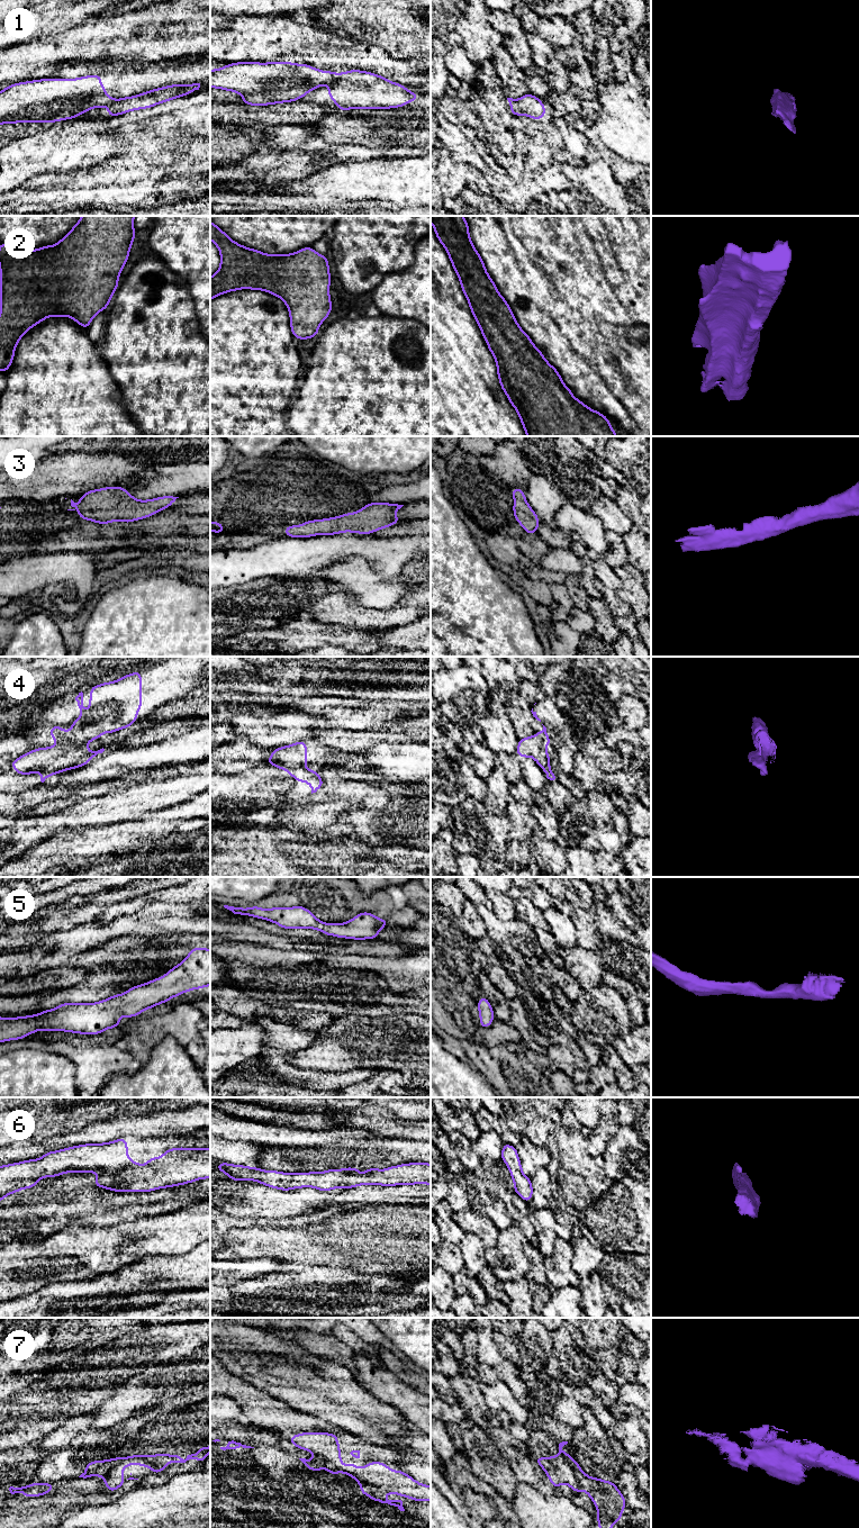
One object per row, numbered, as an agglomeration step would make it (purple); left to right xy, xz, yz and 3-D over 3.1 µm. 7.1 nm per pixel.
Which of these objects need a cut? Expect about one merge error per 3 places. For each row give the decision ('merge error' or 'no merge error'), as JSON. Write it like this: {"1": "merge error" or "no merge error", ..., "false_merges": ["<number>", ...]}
{"1": "merge error", "2": "no merge error", "3": "no merge error", "4": "merge error", "5": "no merge error", "6": "no merge error", "7": "no merge error", "false_merges": ["1", "4"]}

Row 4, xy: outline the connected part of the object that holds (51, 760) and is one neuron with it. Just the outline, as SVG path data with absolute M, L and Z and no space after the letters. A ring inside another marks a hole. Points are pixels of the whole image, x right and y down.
M56 744L30 750L10 763L12 769L22 776L39 771L40 781L44 783L49 776L87 766L89 759L103 751L103 748L98 751L89 751L87 744Z

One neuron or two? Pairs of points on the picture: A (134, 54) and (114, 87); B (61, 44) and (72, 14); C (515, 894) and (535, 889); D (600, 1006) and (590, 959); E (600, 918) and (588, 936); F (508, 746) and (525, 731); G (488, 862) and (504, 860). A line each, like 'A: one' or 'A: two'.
A: two
B: two
C: one
D: two
E: two
F: two
G: one

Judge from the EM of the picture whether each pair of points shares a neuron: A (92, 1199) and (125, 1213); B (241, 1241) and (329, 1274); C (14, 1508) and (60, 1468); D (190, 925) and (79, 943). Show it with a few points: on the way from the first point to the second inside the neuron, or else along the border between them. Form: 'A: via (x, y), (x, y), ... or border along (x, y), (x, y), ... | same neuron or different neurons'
A: via (100, 1204), (107, 1210), (117, 1211) | same neuron
B: border along (313, 1265), (338, 1268) | different neurons
C: border along (74, 1477), (60, 1480), (54, 1483) | different neurons
D: via (162, 922), (126, 923), (107, 931) | same neuron

